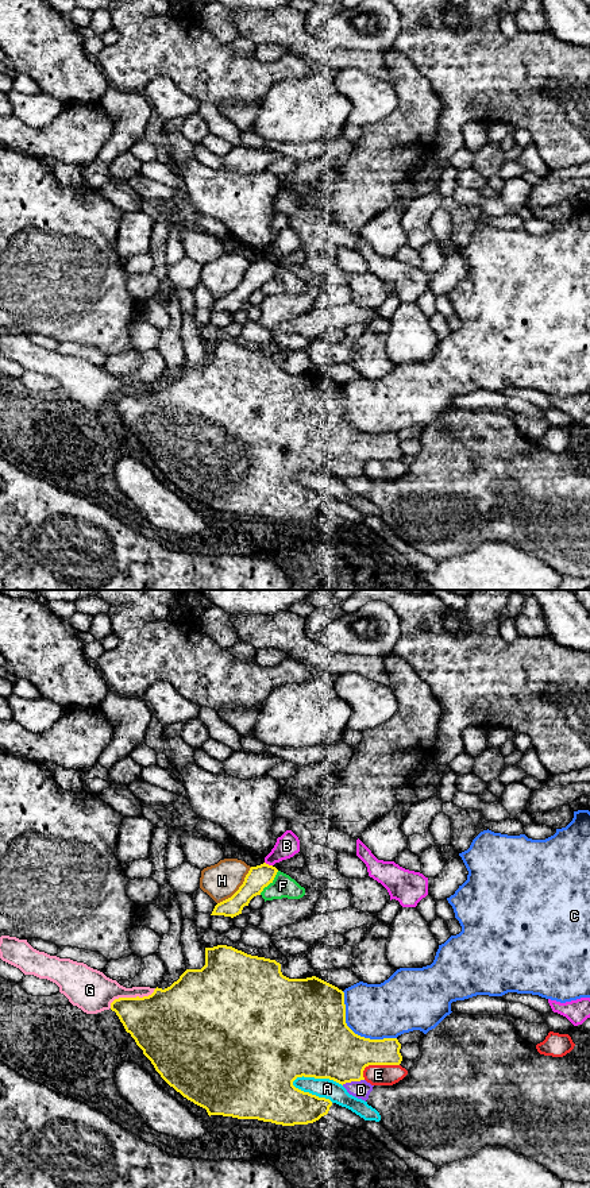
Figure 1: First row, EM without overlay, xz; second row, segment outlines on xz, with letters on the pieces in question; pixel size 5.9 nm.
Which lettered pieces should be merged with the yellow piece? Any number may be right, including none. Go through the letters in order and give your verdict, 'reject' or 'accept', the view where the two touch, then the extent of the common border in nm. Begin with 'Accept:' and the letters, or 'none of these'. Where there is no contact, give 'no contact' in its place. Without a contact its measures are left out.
Accept: none of these
A: reject | xz | 300 nm
B: reject | xz | 50 nm
C: reject | xz | 440 nm
D: reject | xz | 140 nm
E: reject | xz | 240 nm
F: reject | xz | 180 nm
G: reject | xz | 300 nm
H: reject | xz | 300 nm

